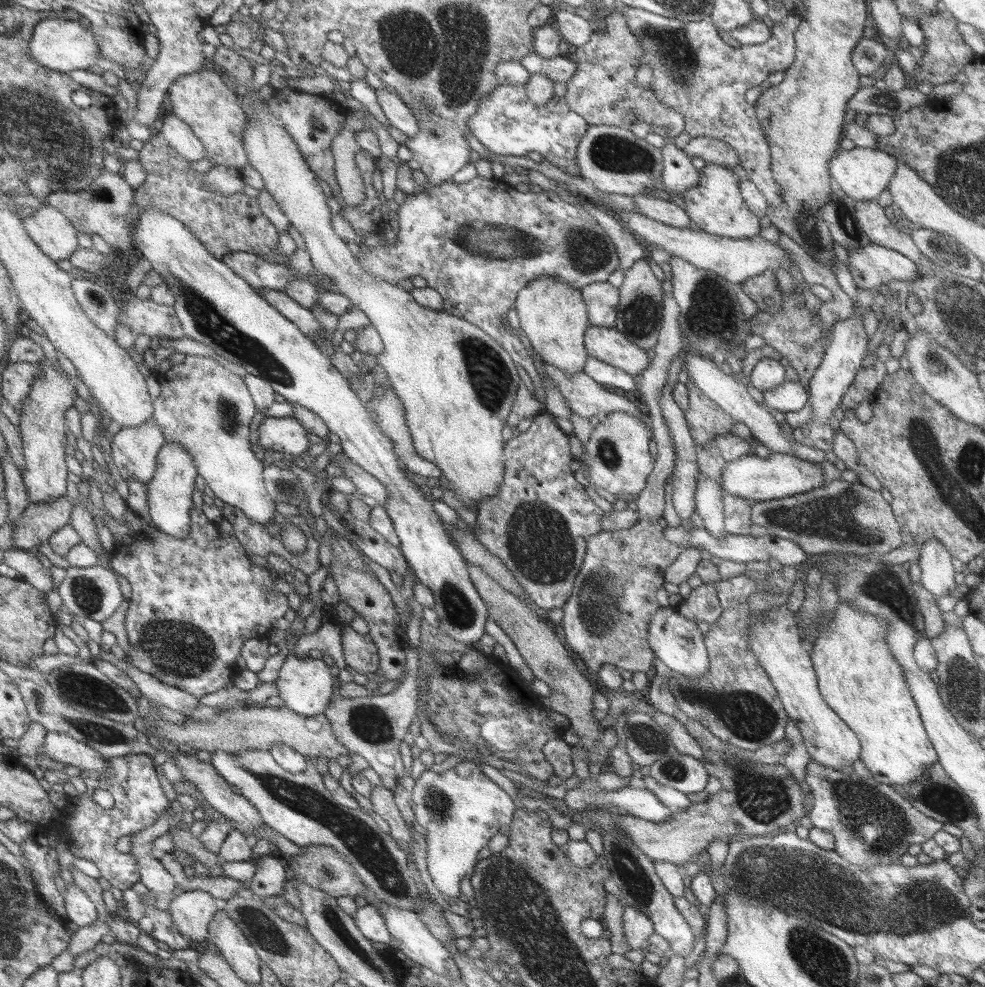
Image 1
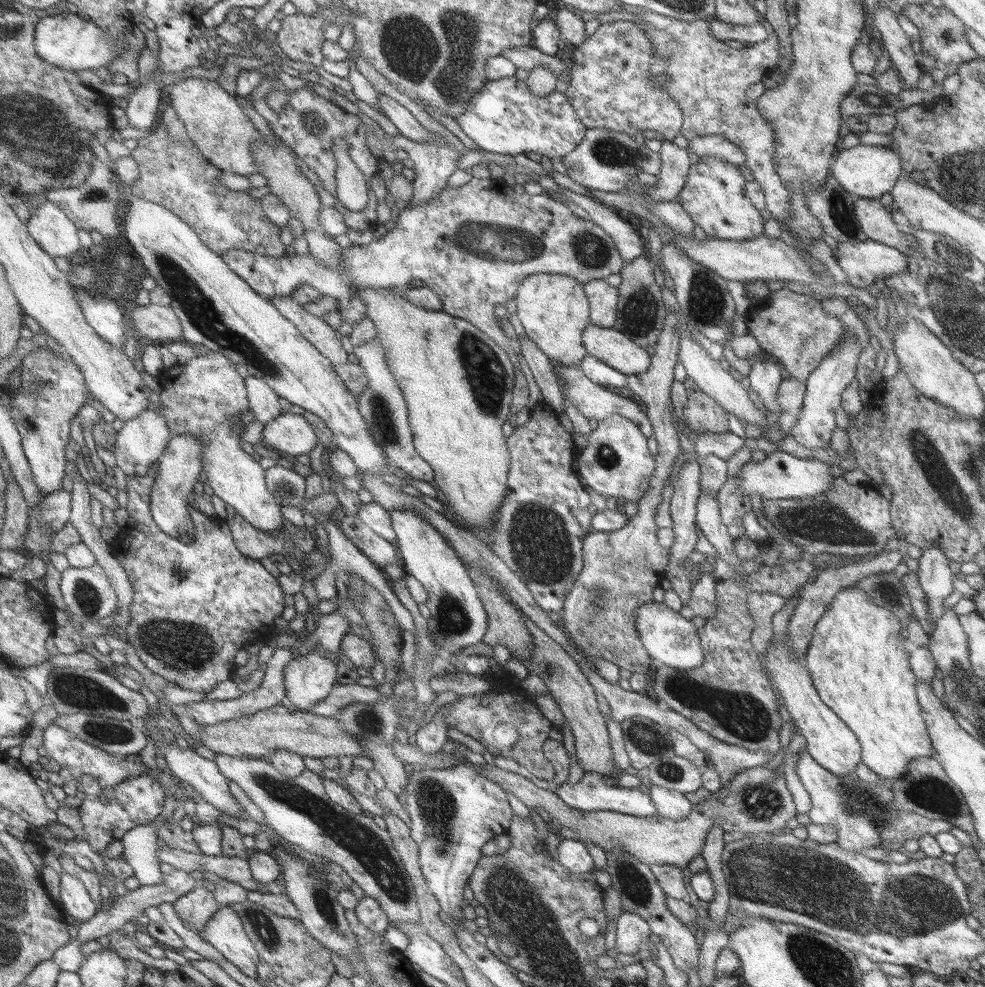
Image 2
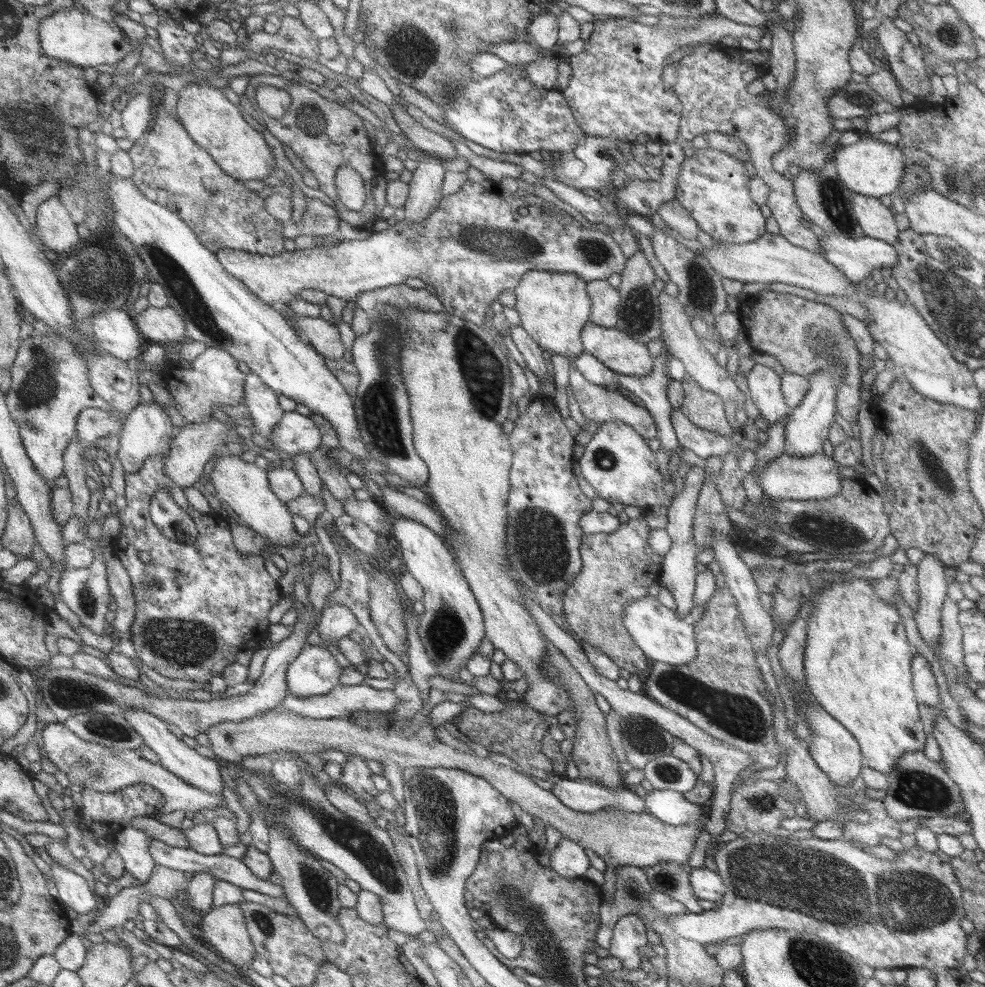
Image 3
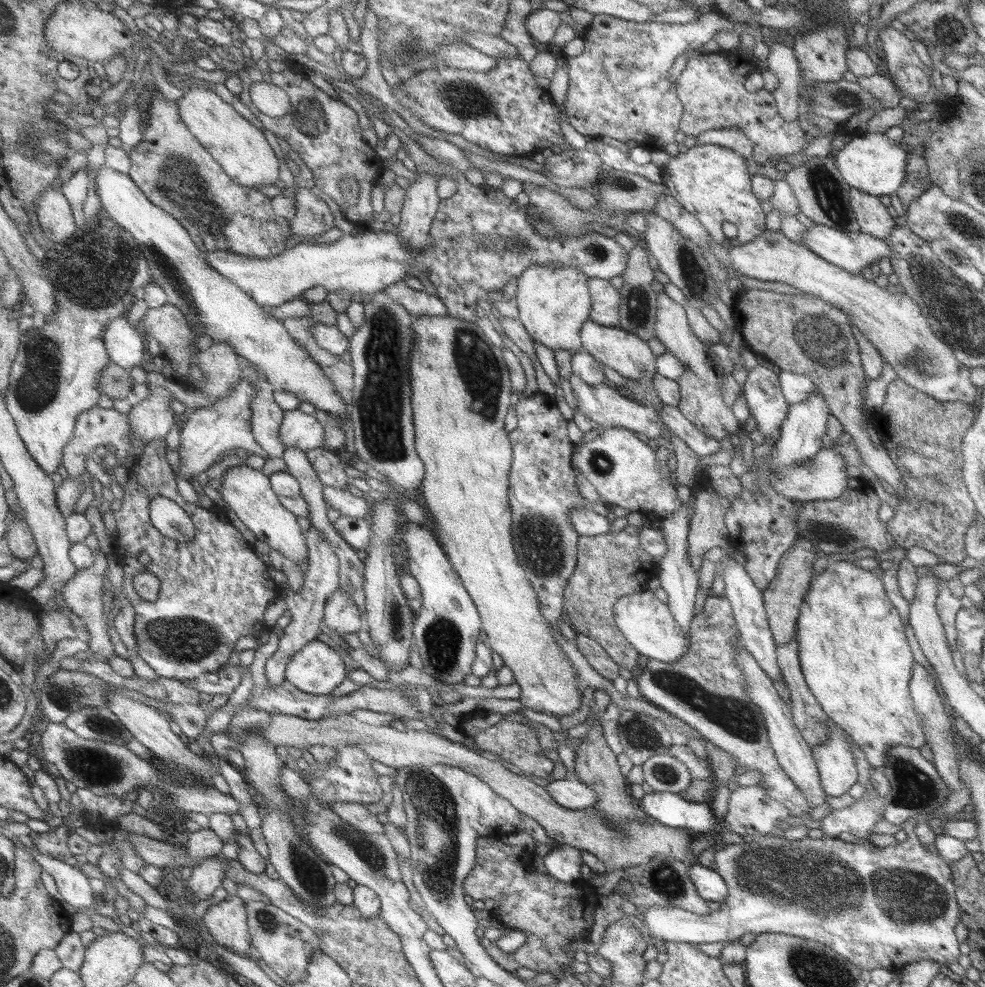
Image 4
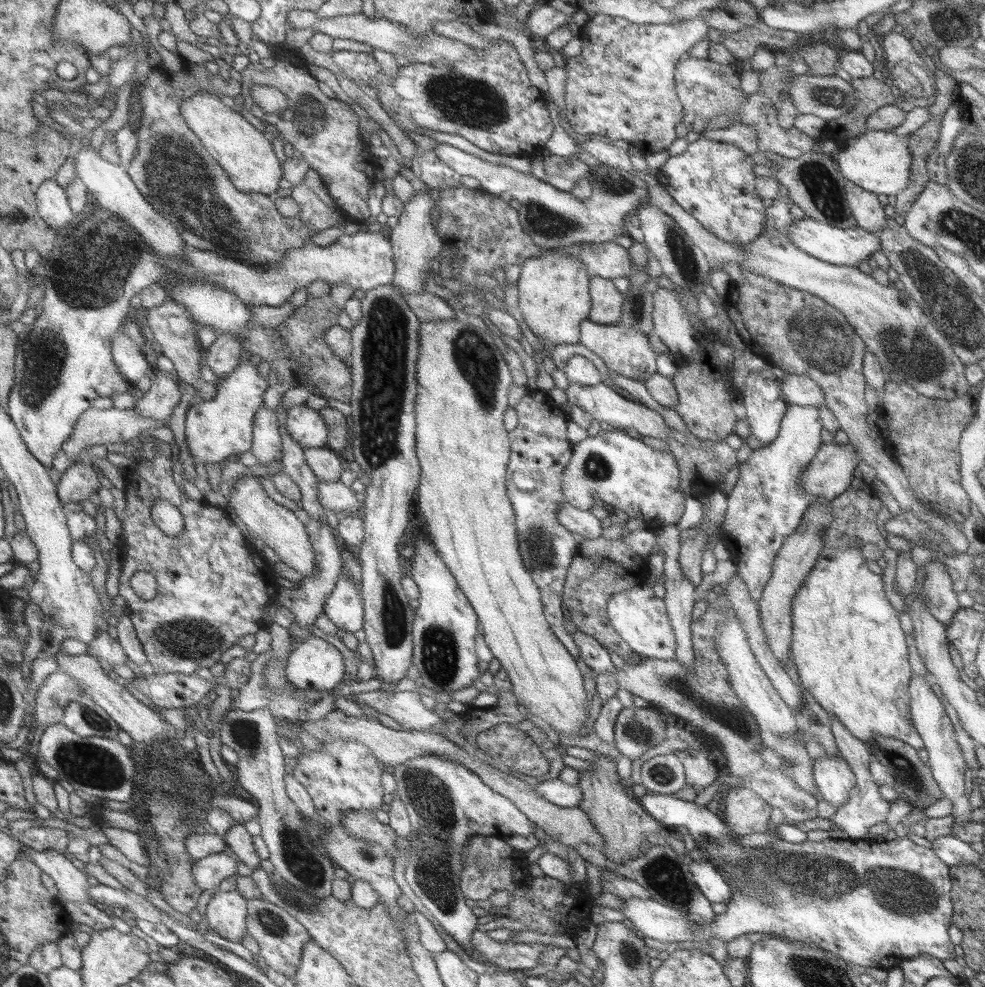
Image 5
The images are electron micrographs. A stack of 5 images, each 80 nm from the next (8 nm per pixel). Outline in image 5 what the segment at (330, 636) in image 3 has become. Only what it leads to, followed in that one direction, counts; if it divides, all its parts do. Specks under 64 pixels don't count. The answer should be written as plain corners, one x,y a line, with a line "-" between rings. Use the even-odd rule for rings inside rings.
342,570
335,590
327,599
324,612
339,631
353,633
364,628
364,602
360,588
361,584
356,584
348,572

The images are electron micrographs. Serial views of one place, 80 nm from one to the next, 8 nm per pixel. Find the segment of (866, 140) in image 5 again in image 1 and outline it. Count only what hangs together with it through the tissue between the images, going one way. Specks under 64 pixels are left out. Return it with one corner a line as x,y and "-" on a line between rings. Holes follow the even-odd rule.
853,147
850,150
838,150
828,162
828,173
833,182
833,187
843,192
851,199
852,203
876,201
879,194
887,188
892,177
896,159
885,151
877,148

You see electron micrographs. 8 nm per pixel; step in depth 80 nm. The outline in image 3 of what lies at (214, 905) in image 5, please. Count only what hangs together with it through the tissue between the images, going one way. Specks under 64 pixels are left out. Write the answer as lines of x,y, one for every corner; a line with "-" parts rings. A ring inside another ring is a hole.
241,904
213,908
202,918
201,929
206,943
213,946
219,955
240,969
251,966
256,947
249,935
248,920

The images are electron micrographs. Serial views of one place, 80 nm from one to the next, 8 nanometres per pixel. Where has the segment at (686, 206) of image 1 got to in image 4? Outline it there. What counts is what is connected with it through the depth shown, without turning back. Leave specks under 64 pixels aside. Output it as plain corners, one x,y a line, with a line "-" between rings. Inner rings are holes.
695,144
661,166
661,182
681,208
690,212
705,232
723,247
732,247
752,241
764,231
764,214
759,201
751,193
751,174
745,167
745,159
728,148
711,144
-
723,222
731,222
737,230
735,237
727,238
720,229

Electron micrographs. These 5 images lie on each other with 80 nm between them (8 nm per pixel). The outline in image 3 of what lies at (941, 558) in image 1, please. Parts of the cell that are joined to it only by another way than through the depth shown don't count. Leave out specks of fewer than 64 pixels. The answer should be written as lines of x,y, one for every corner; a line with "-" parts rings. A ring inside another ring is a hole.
924,553
916,564
918,610
913,610
913,618
919,636
933,652
940,631
941,607
950,585
943,568
944,564
929,553

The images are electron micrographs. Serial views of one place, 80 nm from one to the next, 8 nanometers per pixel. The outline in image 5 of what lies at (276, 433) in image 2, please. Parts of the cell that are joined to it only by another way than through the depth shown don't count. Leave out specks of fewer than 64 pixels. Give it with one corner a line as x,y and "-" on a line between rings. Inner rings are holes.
306,405
293,406
287,416
289,435
303,449
328,447
329,424
320,411
315,412

